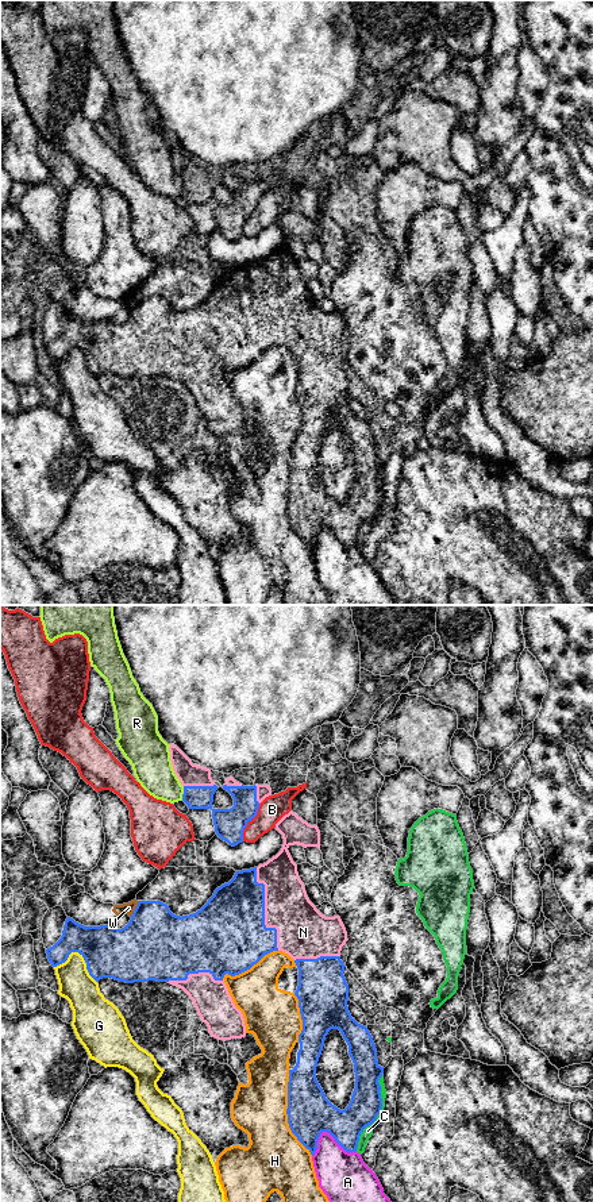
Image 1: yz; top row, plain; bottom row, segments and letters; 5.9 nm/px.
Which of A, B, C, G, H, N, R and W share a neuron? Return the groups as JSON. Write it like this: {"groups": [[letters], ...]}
{"groups": [["A", "C"], ["B"], ["G"], ["H"], ["N"], ["R"], ["W"]]}

